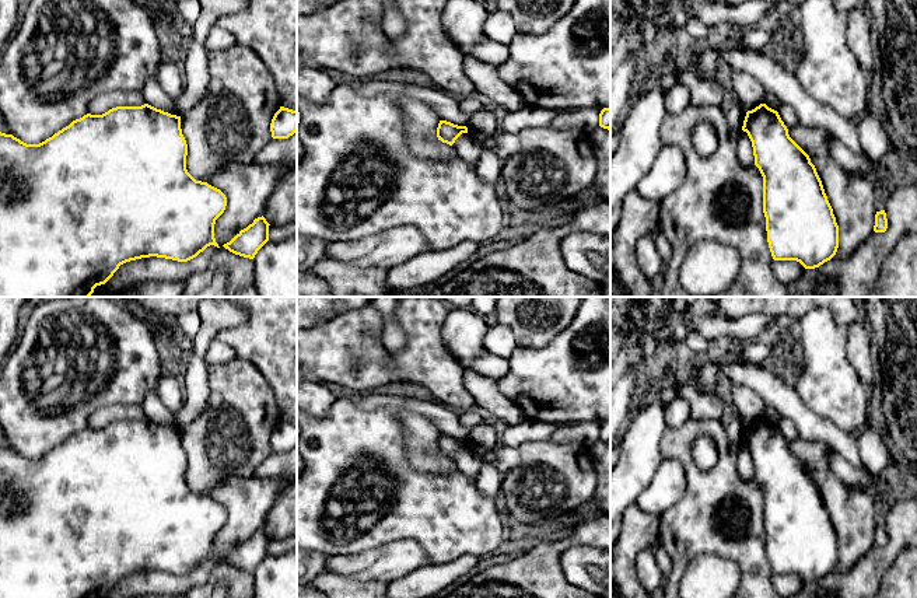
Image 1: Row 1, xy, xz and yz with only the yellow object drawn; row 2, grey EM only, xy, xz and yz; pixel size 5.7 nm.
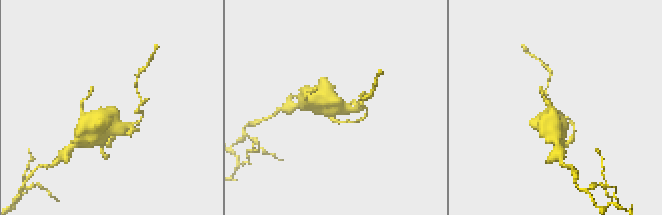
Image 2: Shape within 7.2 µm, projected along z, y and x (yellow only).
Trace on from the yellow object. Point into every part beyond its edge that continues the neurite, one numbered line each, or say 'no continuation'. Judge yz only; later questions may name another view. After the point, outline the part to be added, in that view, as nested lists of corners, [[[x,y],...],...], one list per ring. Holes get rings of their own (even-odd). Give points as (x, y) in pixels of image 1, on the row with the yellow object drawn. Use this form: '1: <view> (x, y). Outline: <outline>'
no continuation

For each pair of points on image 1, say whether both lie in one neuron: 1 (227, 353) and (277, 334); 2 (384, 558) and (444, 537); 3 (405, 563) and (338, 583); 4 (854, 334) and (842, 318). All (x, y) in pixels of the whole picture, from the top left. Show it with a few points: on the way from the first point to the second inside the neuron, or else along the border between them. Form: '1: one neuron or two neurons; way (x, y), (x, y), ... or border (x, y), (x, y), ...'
1: two neurons; border (214, 338), (226, 342), (237, 357)
2: two neurons; border (385, 545), (394, 541), (413, 539), (430, 562)
3: two neurons; border (325, 570), (356, 580), (384, 583)
4: two neurons; border (858, 318), (846, 328)

